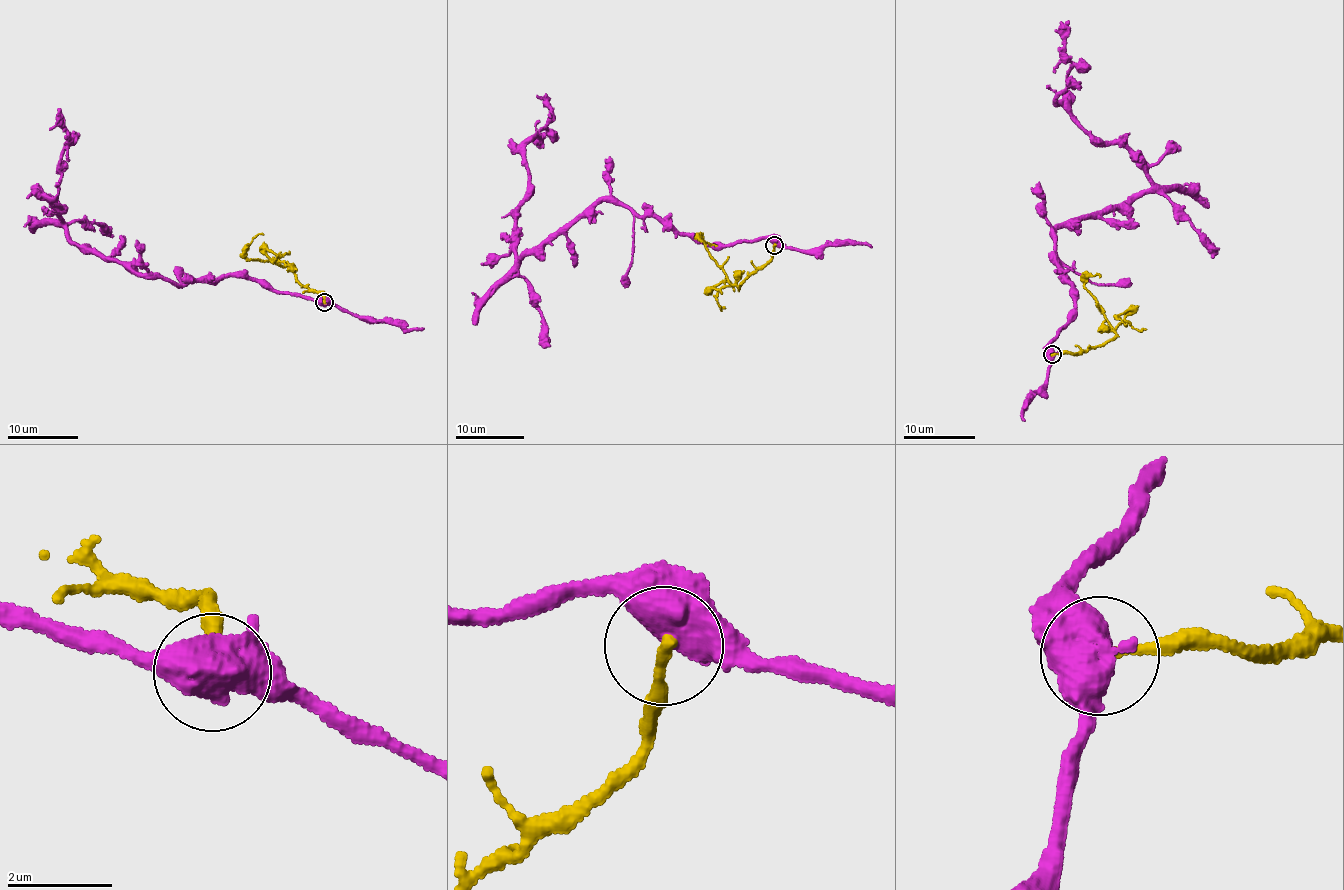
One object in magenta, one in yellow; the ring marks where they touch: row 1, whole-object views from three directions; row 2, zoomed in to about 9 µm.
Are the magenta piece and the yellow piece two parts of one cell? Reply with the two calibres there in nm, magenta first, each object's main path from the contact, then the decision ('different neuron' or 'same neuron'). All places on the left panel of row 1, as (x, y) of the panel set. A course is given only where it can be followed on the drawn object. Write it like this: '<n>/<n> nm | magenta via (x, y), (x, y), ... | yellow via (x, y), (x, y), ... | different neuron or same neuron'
480/200 nm | magenta via (323, 301), (239, 277), (173, 284), (136, 273), (70, 239), (50, 198), (56, 196), (68, 130), (57, 113) | yellow via (323, 301), (323, 293), (298, 280), (294, 268), (248, 258), (246, 249), (258, 234), (264, 234) | different neuron

